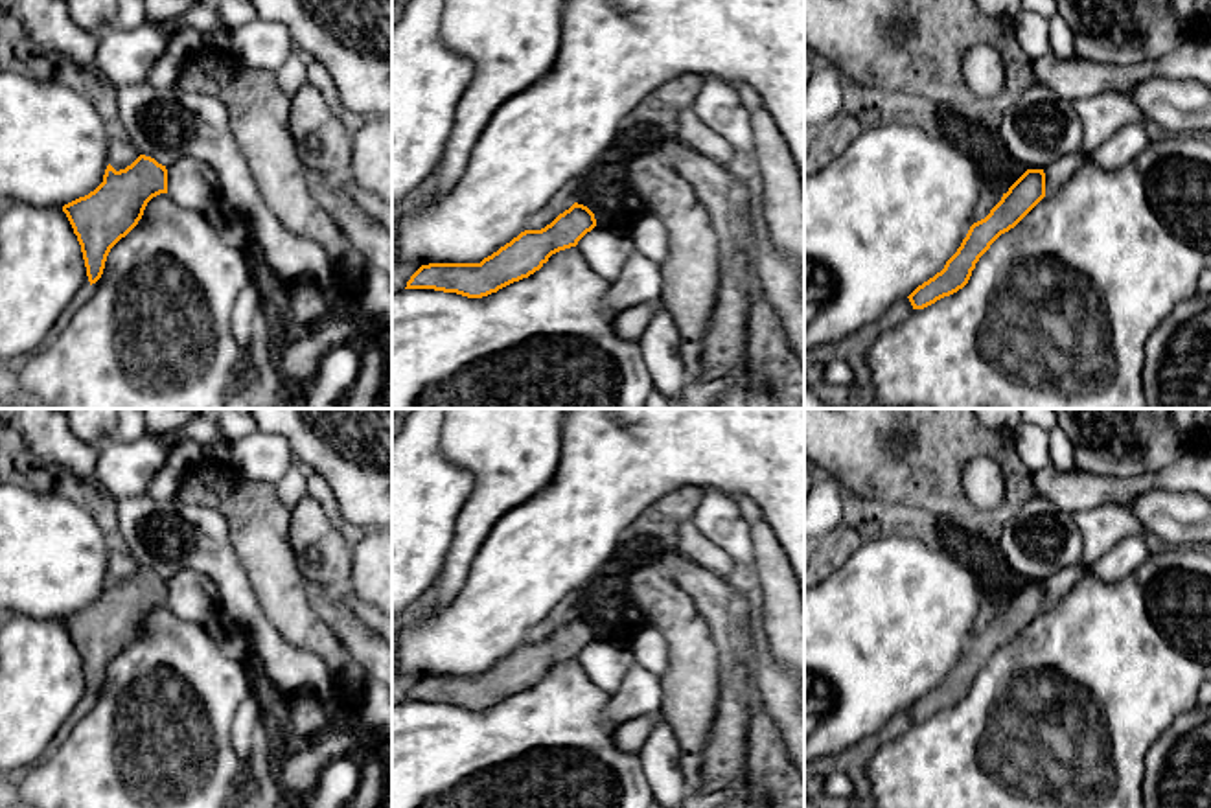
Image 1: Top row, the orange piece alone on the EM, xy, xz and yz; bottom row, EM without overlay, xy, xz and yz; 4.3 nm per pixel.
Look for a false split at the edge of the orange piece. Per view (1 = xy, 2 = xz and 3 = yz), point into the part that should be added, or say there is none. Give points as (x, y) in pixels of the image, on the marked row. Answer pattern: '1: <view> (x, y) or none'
1: none
2: none
3: none

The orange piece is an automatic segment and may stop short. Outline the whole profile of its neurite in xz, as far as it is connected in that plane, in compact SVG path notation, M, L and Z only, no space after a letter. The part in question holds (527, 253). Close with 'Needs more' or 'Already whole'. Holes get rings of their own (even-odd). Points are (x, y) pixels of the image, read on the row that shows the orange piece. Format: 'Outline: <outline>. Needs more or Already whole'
Outline: M574 202L541 230L525 230L480 263L421 265L405 289L434 289L467 298L482 298L528 278L552 254L576 247L596 226L594 214Z. Already whole

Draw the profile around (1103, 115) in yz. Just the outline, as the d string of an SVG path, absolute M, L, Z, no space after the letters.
M1101 92L1073 101L1084 131L1080 151L1095 153L1117 131L1145 121L1141 109L1124 92Z

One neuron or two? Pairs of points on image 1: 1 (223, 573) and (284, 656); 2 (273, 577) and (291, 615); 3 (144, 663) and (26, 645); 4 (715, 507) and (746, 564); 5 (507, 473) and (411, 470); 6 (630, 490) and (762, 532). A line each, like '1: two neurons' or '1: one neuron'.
1: one neuron
2: one neuron
3: two neurons
4: one neuron
5: two neurons
6: two neurons

